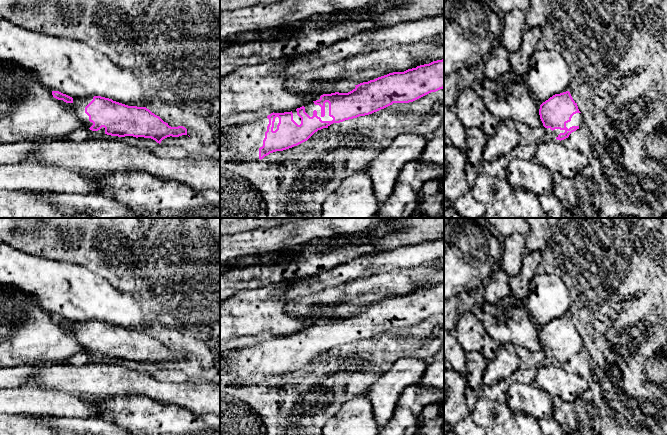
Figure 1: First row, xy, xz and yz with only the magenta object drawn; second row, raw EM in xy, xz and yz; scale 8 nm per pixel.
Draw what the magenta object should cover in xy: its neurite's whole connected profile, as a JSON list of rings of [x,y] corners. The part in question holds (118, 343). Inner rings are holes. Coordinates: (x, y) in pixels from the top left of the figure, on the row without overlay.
[[[52,315],[54,322],[72,327],[84,351],[98,361],[103,358],[151,362],[157,367],[167,361],[187,359],[183,350],[171,351],[146,331],[128,330],[101,320],[72,322]]]

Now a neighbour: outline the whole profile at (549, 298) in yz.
[[[536,274],[524,299],[533,323],[541,329],[555,318],[569,314],[571,296],[562,278],[553,274]]]

